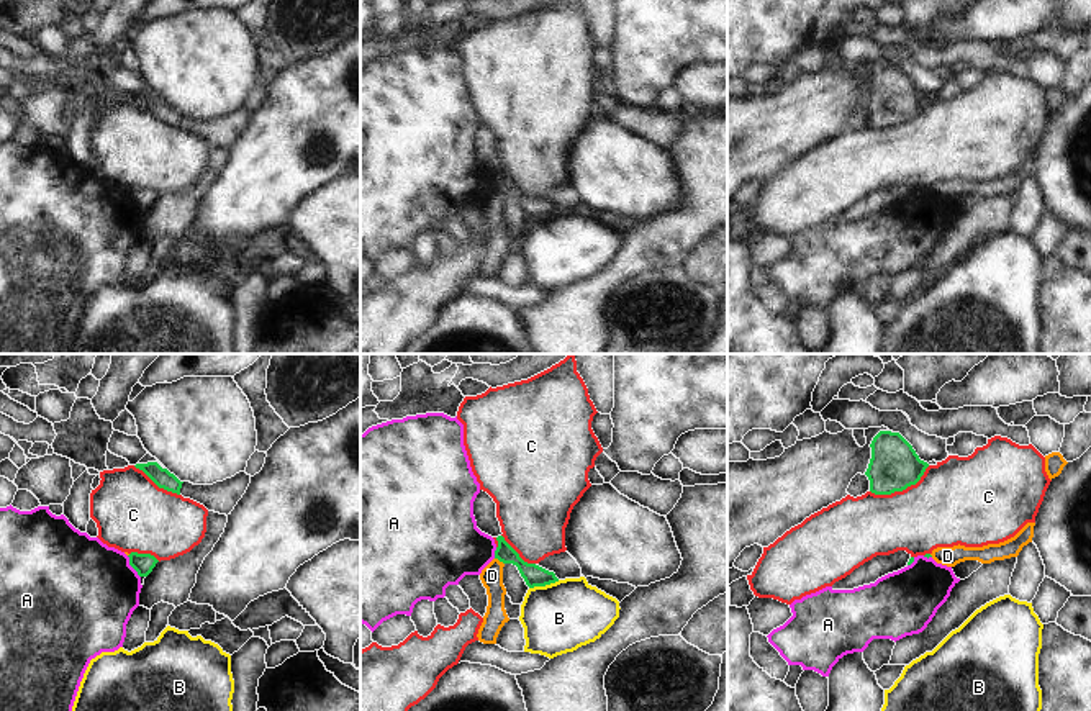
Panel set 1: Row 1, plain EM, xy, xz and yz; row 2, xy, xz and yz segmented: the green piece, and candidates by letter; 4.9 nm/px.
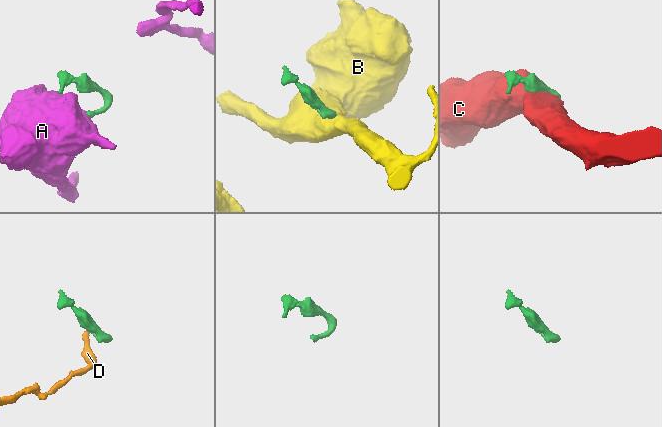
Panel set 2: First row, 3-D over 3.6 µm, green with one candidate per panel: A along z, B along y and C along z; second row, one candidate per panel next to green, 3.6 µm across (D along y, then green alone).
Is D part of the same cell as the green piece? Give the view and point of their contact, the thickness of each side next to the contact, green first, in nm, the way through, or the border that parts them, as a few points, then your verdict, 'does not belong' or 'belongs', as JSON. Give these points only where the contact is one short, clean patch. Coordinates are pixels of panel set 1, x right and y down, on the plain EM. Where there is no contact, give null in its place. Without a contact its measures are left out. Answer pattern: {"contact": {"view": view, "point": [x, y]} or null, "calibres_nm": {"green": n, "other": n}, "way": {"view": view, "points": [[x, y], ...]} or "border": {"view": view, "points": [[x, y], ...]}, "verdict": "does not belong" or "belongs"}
{"contact": {"view": "xz", "point": [500, 194]}, "calibres_nm": {"green": 110, "other": 110}, "border": {"view": "xz", "points": [[495, 190], [503, 197]]}, "verdict": "does not belong"}

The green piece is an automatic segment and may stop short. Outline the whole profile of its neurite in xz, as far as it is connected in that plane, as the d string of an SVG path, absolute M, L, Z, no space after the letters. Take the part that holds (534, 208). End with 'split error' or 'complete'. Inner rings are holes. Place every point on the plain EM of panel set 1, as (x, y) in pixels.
M480 123L473 134L473 149L477 154L477 161L498 174L495 192L503 197L516 198L529 221L546 220L559 215L554 205L549 205L536 197L524 195L519 187L505 174L505 170L501 169L503 165L500 154L496 151L496 136L483 123Z | split error

